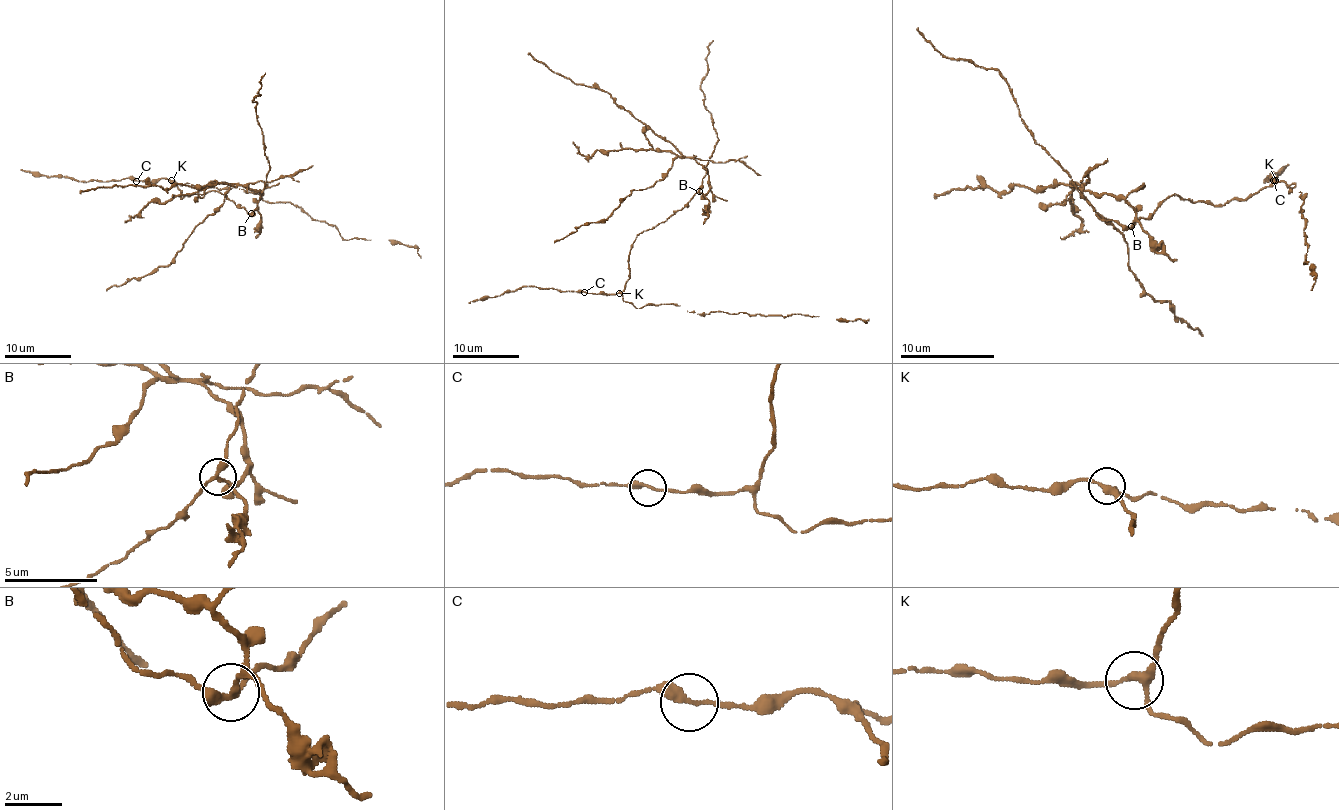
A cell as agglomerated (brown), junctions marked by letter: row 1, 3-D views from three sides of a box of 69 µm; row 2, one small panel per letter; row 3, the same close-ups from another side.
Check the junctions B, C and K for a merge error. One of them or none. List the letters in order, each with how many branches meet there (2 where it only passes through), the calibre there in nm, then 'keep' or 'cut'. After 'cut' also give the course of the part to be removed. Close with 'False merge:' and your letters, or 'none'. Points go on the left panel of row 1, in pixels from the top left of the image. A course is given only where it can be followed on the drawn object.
B: 3 branches meet; 240 nm thick; cut; foreign part runs (251, 214), (261, 192), (231, 185), (223, 204), (198, 225), (170, 263), (127, 283), (112, 285), (107, 290)
C: 2 branches meet; 240 nm thick; keep
K: 3 branches meet; 240 nm thick; keep
False merge: B

